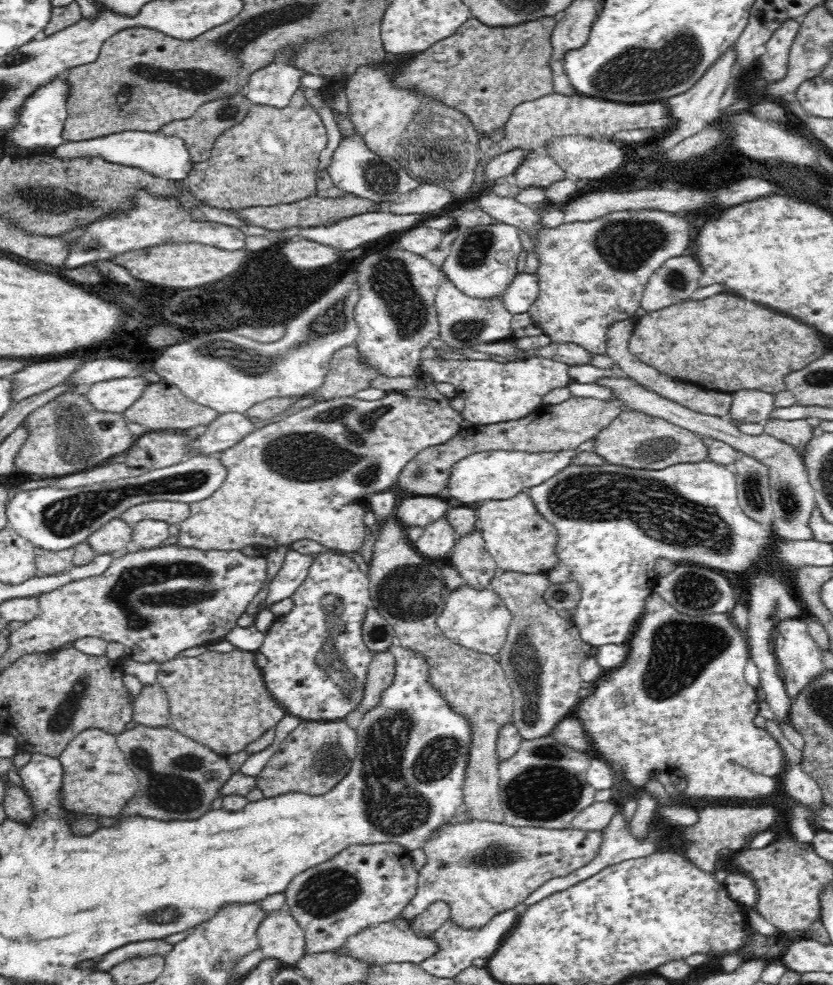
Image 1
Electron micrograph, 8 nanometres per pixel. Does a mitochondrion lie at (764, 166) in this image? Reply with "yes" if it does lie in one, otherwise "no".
no

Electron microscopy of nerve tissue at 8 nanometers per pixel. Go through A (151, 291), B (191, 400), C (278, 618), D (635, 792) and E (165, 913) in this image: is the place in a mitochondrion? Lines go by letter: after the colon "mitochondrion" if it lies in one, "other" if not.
A: other
B: other
C: other
D: other
E: mitochondrion

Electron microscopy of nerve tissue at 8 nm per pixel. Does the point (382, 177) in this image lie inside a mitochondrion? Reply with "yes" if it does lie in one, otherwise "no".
yes

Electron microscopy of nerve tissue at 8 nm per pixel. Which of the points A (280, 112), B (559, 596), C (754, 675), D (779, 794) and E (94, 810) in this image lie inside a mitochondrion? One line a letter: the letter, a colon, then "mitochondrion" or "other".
A: other
B: mitochondrion
C: other
D: other
E: other

